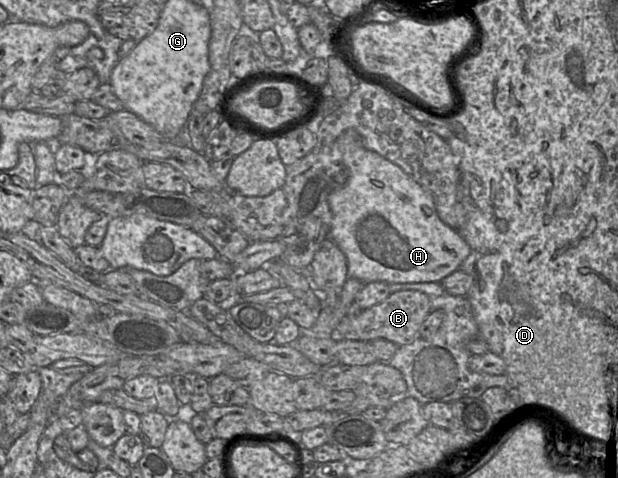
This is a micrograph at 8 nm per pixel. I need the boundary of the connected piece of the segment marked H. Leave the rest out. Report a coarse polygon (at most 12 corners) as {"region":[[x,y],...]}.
{"region":[[336,140],[329,237],[362,283],[441,282],[471,248],[429,190]]}

